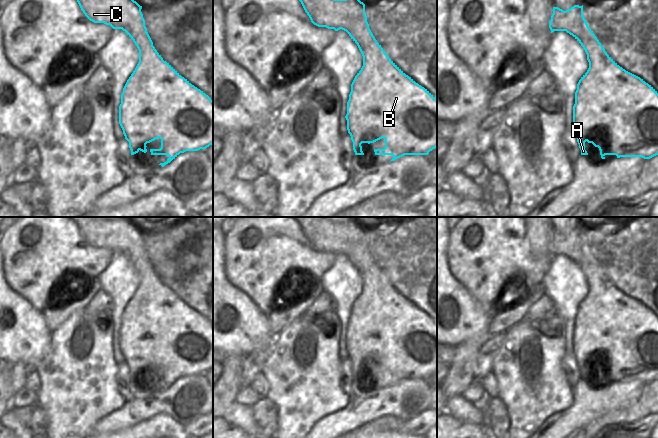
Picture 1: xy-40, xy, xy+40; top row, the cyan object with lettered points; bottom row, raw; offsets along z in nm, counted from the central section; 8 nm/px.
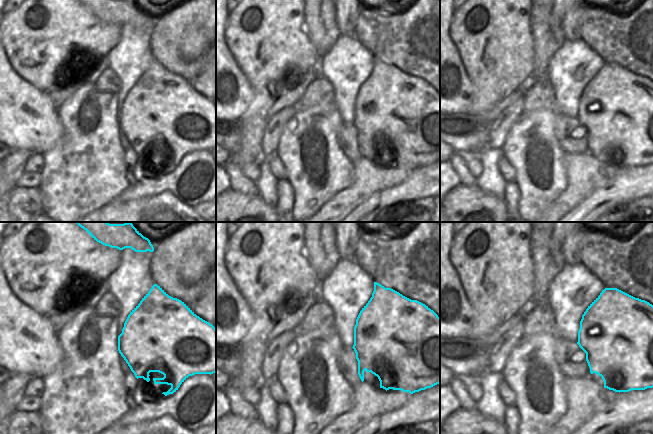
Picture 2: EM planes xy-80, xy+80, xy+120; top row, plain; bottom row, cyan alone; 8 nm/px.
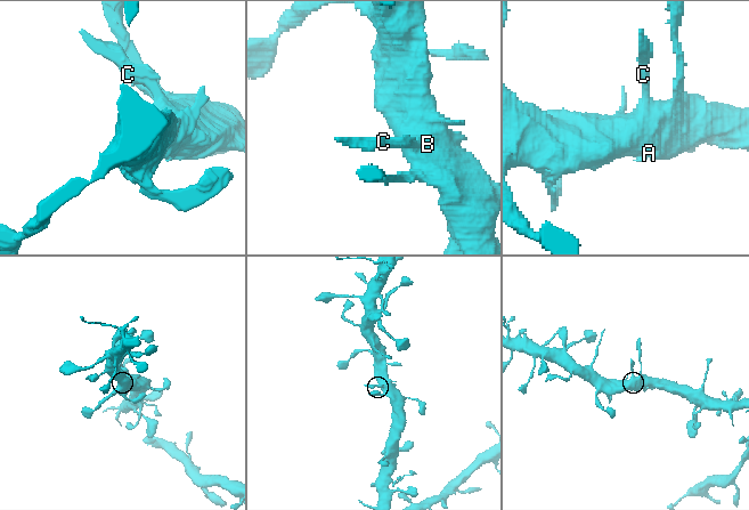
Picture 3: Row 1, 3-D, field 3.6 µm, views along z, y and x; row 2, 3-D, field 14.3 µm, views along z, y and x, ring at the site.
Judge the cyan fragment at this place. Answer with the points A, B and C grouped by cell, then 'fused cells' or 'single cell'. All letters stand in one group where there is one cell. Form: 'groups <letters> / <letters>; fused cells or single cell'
groups A B C; single cell

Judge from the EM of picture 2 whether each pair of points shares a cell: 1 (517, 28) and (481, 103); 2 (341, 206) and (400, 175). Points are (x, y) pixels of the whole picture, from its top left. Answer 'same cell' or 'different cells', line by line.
1: same cell
2: same cell

